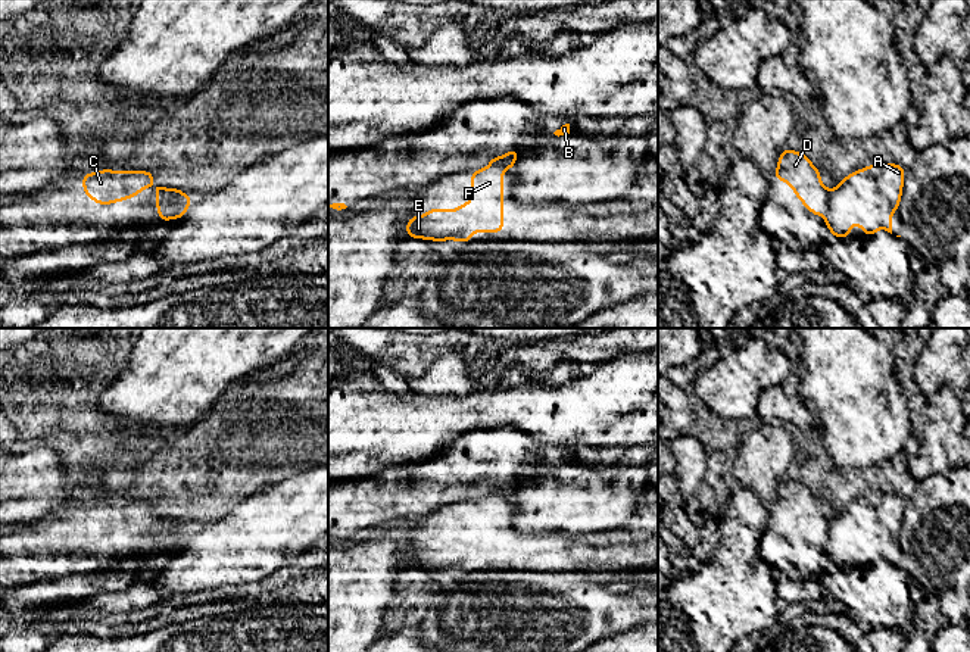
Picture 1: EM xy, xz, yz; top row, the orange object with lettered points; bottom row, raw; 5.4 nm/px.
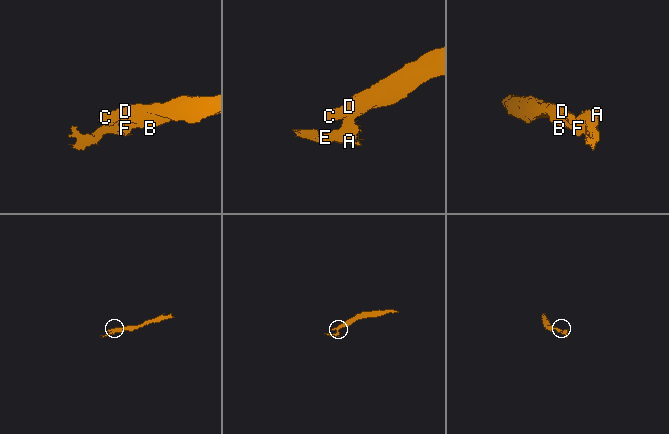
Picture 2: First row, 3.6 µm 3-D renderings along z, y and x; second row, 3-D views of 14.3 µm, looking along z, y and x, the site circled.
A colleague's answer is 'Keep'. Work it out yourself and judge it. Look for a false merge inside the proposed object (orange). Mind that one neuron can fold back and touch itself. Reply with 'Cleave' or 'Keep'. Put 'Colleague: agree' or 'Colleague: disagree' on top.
Colleague: disagree
Cleave

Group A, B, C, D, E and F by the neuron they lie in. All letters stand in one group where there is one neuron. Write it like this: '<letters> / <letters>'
A E F / B C D

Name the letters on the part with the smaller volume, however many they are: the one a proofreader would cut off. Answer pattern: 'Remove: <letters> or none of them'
Remove: A, E, F

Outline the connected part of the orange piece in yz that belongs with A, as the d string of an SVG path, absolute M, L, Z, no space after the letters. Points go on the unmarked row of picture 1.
M876 492L846 505L829 521L824 550L838 568L851 565L851 556L860 555L864 565L879 558L892 564L892 542L899 540L905 497Z

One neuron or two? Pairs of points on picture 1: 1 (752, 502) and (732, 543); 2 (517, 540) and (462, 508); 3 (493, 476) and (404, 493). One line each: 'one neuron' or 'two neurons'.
1: one neuron
2: one neuron
3: one neuron

